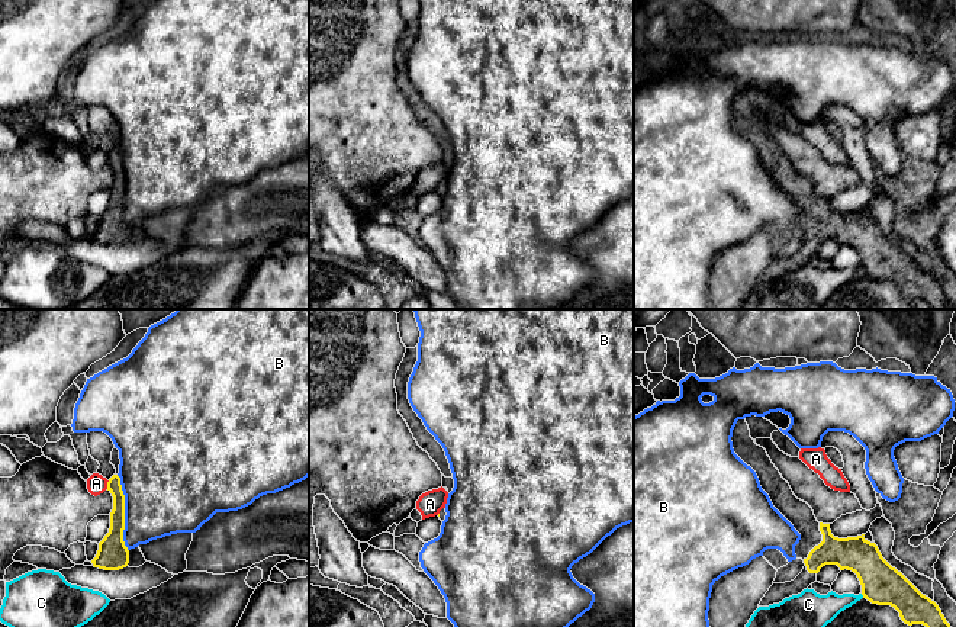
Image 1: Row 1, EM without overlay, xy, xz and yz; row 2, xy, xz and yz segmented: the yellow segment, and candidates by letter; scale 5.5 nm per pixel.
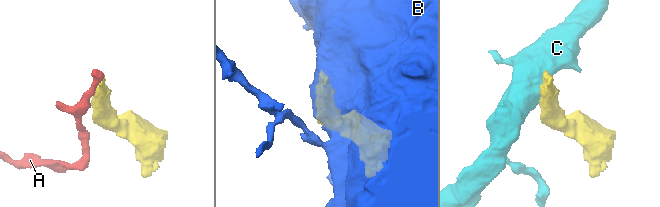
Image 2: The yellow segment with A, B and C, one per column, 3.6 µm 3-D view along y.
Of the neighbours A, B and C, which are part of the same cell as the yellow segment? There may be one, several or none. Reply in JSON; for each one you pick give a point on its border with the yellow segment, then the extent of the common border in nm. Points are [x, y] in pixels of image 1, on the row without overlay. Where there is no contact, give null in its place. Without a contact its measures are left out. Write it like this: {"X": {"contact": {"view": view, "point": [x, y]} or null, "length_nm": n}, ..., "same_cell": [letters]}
{"same_cell": []}

